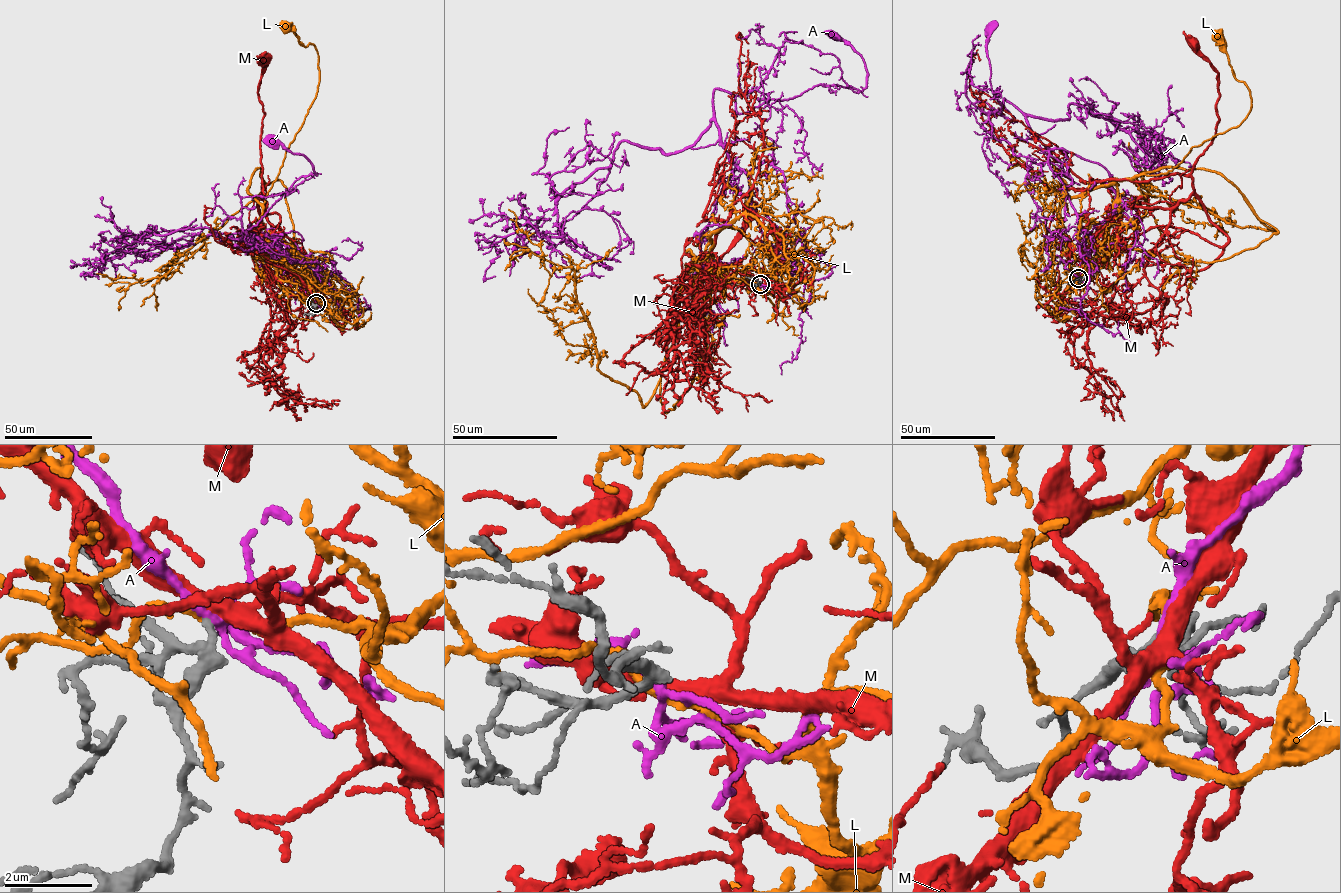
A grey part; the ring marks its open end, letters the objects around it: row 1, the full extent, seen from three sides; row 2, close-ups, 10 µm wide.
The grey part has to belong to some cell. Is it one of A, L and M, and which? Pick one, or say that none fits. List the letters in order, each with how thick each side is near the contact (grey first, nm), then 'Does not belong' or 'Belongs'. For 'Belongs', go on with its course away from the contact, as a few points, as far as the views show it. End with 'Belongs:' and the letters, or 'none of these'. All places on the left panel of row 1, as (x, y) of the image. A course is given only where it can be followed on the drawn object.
A: Thickness 180 nm (grey) against 150 nm. Does not belong
L: Thickness 130 nm (grey) against 150 nm. Does not belong
M: Thickness 130 nm (grey) against 320 nm. Belongs. Its course: (316, 303), (270, 249), (274, 226), (261, 197), (264, 115), (258, 91), (262, 55)
Belongs: M

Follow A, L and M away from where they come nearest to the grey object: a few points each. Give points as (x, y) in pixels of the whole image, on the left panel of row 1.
A: (316, 304), (249, 224), (240, 240), (208, 235), (247, 231), (298, 178), (316, 175), (306, 157), (271, 142)
L: (316, 303), (307, 305), (282, 290), (257, 232), (268, 192), (320, 78), (315, 46), (305, 46), (286, 27)
M: (316, 303), (270, 249), (274, 226), (261, 197), (264, 115), (258, 91), (262, 55)

